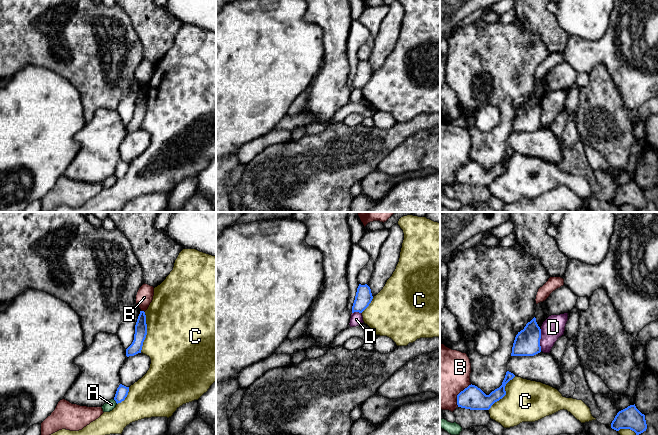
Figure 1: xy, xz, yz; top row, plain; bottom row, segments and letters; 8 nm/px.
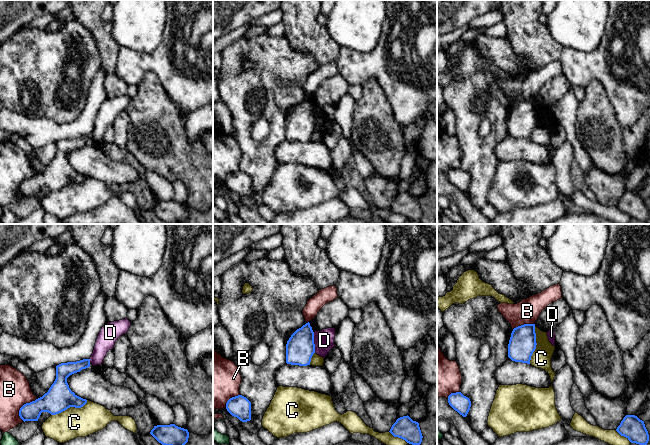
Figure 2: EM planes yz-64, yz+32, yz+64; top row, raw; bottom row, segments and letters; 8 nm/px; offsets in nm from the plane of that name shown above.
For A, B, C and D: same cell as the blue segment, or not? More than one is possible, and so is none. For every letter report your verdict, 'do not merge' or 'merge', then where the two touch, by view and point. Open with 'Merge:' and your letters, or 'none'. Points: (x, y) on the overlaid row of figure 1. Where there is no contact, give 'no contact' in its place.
Merge: none
A: do not merge; contact xy (115, 400)
B: do not merge; contact yz (458, 394)
C: do not merge; contact xy (146, 332)
D: do not merge; contact yz (539, 340)

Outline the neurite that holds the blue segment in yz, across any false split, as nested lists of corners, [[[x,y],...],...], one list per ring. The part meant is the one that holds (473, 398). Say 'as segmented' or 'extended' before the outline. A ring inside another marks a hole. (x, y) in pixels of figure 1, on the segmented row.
as segmented; [[[509,371],[506,372],[502,385],[486,395],[475,385],[469,385],[457,395],[458,407],[470,410],[489,410],[491,406],[506,395],[505,386],[515,375]]]

